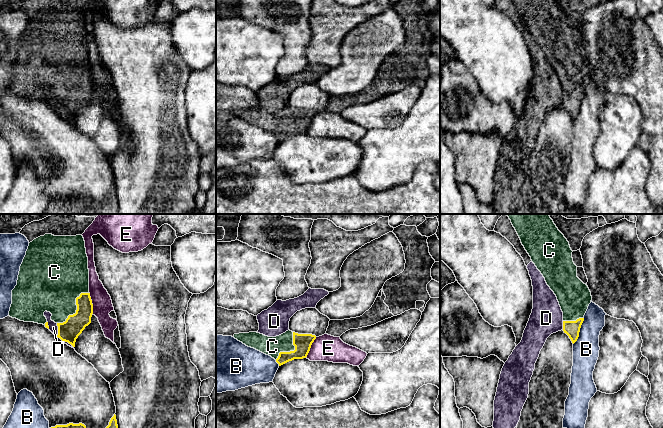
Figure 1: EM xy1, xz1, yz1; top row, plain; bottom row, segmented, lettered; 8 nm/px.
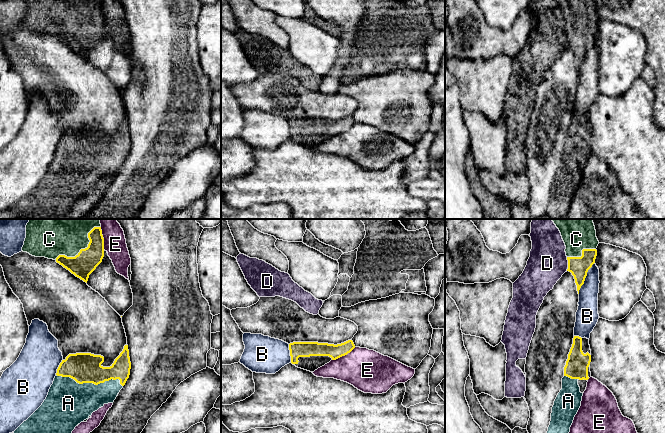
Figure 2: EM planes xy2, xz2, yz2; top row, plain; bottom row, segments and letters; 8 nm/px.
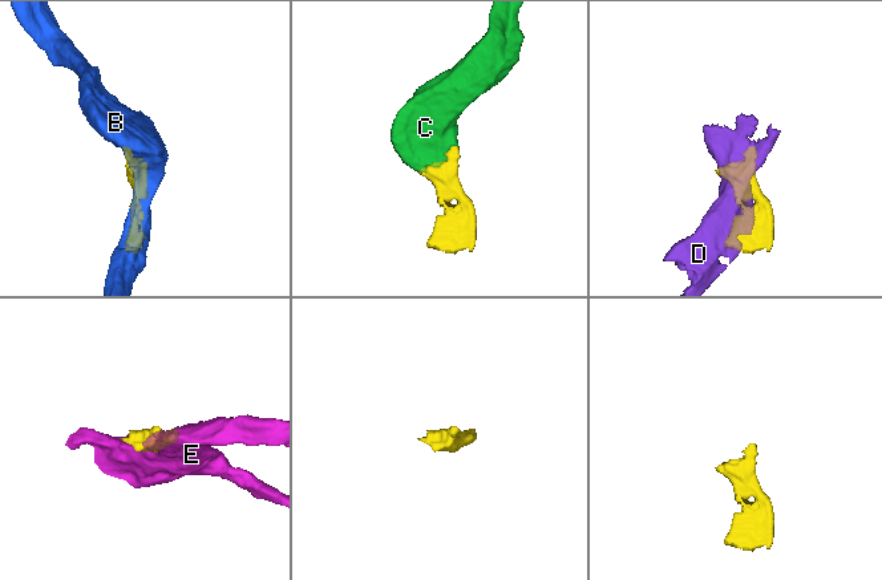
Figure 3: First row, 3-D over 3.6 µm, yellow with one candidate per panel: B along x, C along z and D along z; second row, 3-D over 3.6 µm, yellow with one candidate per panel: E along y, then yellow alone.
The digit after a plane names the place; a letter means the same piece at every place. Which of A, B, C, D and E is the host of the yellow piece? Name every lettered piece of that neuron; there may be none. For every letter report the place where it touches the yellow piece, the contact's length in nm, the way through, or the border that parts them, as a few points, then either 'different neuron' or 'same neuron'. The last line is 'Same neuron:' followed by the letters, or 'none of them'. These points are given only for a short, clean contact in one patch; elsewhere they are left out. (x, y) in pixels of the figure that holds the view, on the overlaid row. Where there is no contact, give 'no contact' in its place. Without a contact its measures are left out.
A: meets yellow in xy2 at (91, 382); contact 550 nm long; same neuron
B: meets yellow in yz2 at (585, 277); contact 280 nm long; different neuron
C: meets yellow in xy2 at (83, 249); contact 460 nm long; same neuron
D: meets yellow in yz2 at (568, 264); contact 110 nm long; border along yz2 (566, 257), (567, 270); different neuron
E: meets yellow in xz2 at (343, 355); contact 220 nm long; different neuron
Same neuron: A, C

